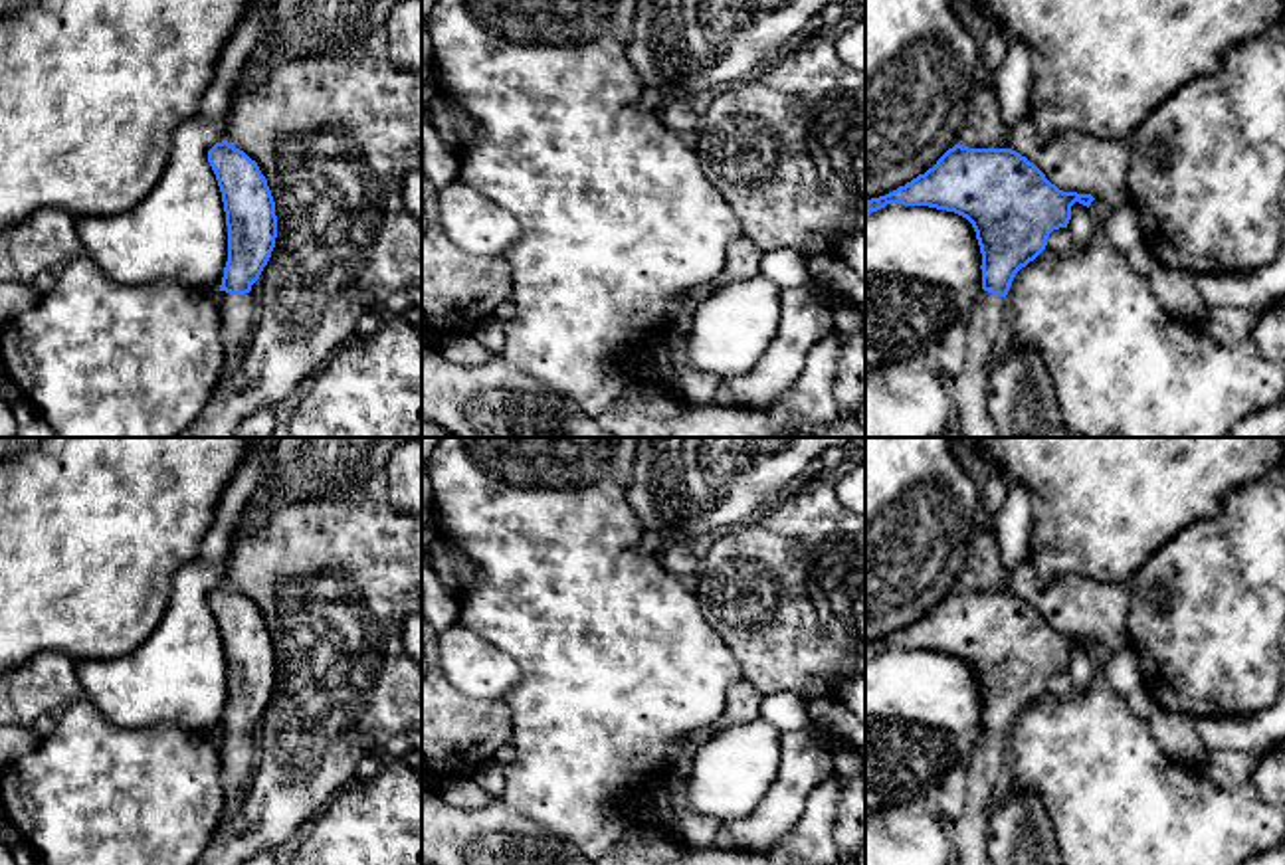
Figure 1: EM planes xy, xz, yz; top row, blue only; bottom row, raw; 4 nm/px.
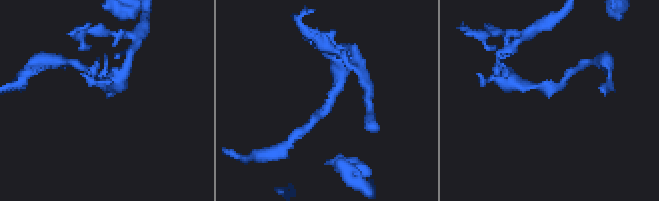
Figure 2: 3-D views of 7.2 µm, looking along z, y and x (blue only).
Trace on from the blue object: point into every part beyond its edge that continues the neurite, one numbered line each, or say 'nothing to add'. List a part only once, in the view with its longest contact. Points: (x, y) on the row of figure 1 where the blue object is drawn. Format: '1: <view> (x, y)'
1: xy (238, 313)

